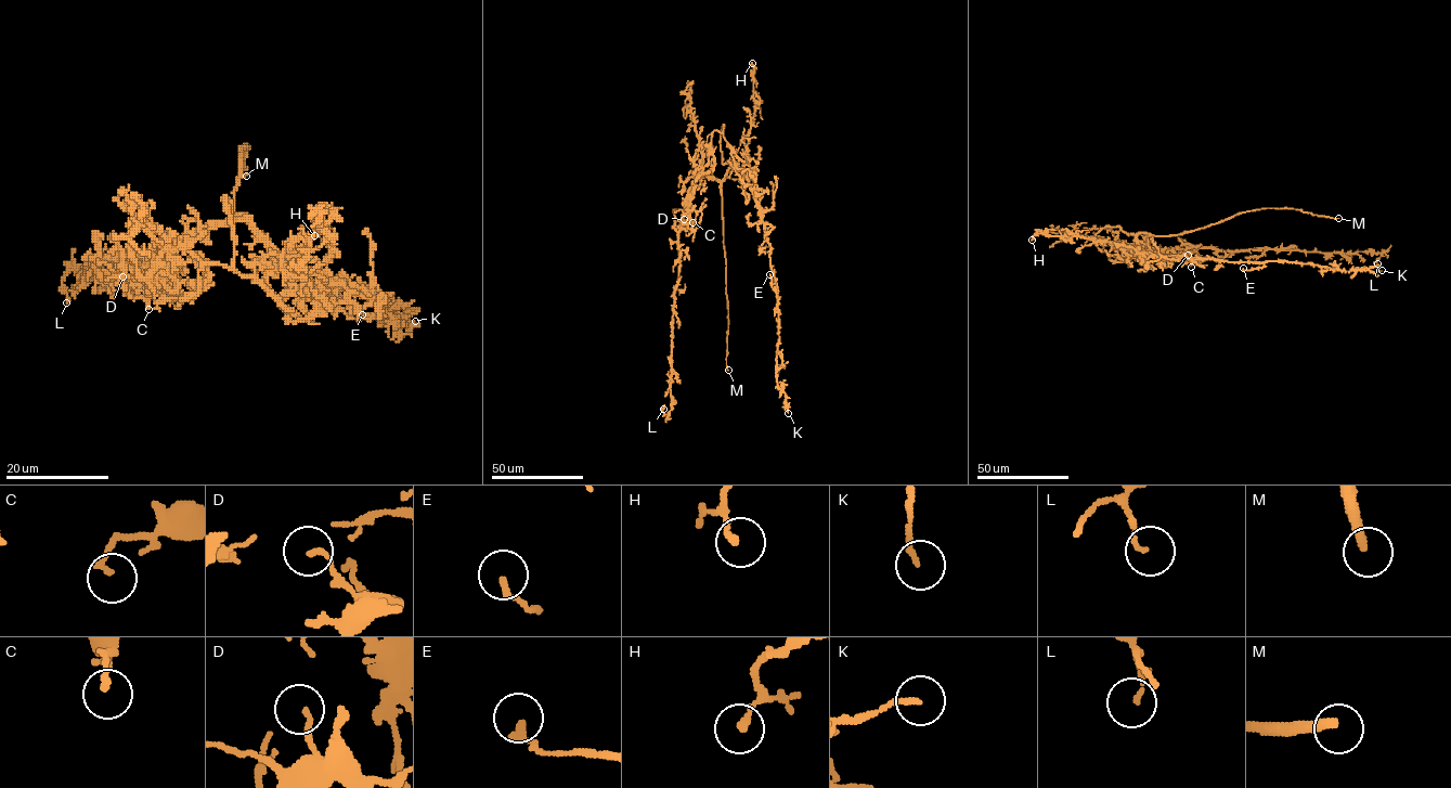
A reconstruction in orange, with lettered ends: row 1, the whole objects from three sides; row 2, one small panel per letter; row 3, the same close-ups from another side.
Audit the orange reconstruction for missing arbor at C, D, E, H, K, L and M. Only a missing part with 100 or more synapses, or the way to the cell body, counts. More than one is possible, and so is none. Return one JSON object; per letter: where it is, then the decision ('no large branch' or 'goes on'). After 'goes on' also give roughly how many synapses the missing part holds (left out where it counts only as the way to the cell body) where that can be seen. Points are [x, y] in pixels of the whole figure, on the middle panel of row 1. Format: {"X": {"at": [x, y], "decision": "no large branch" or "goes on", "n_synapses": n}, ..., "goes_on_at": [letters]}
{"C": {"at": [692, 222], "decision": "no large branch"}, "D": {"at": [684, 219], "decision": "no large branch"}, "E": {"at": [769, 274], "decision": "no large branch"}, "H": {"at": [752, 63], "decision": "no large branch"}, "K": {"at": [788, 413], "decision": "no large branch"}, "L": {"at": [663, 409], "decision": "no large branch"}, "M": {"at": [728, 370], "decision": "goes on"}, "goes_on_at": ["M"]}

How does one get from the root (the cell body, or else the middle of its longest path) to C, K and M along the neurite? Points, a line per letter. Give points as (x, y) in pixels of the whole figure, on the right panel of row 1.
C: (1149, 234), (1144, 243), (1149, 247), (1183, 253), (1179, 260), (1184, 257), (1199, 261), (1191, 267)
K: (1149, 234), (1139, 233), (1137, 245), (1151, 256), (1163, 258), (1297, 261), (1344, 271), (1382, 270)
M: (1149, 234), (1182, 234), (1265, 208), (1293, 208), (1338, 218)

